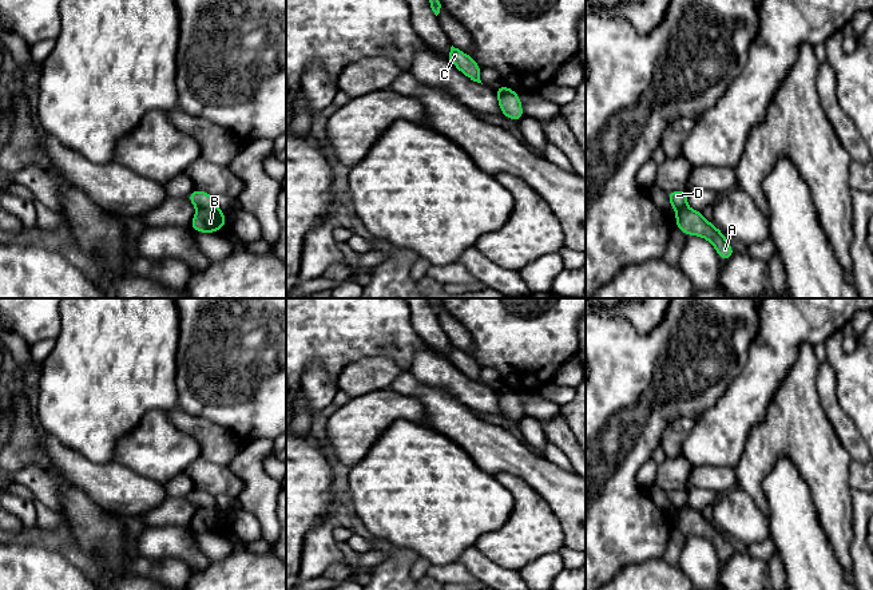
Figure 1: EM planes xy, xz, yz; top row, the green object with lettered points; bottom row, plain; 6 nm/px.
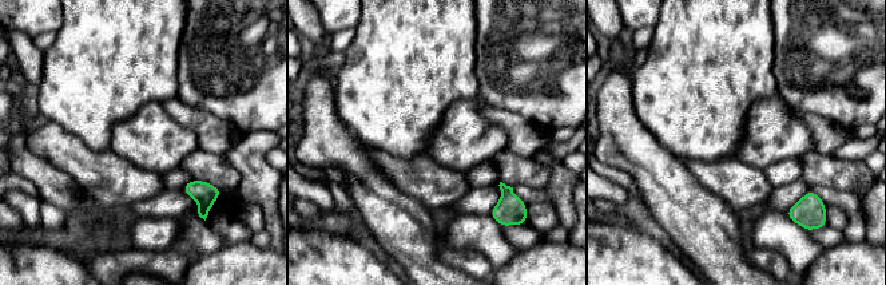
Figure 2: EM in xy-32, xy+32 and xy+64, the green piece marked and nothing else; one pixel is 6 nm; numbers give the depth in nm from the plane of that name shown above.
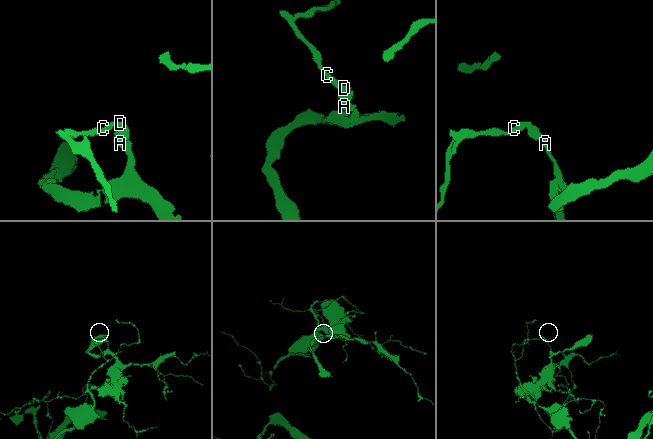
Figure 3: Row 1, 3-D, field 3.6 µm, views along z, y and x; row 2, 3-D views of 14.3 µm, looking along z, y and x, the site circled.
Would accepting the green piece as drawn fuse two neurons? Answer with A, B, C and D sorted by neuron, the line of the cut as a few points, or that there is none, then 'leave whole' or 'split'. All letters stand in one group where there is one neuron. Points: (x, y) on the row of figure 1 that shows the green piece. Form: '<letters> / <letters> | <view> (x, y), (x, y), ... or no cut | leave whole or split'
A B / C D | xy (215, 205), (198, 209) | split

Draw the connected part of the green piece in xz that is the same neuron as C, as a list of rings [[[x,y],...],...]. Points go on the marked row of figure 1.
[[[452,45],[449,52],[449,60],[468,79],[481,83],[480,74],[483,68],[477,64],[473,56],[467,55],[464,51],[460,51],[459,48],[455,48]]]

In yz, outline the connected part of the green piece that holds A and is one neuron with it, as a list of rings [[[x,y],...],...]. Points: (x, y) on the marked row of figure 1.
[[[683,207],[676,211],[675,223],[684,235],[698,235],[707,239],[715,248],[721,261],[730,260],[735,253],[725,234],[714,223],[710,223],[702,211]]]

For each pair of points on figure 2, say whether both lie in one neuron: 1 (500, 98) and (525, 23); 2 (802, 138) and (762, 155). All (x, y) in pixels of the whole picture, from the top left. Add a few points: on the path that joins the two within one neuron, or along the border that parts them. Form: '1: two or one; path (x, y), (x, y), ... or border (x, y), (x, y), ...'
1: one; path (500, 79), (500, 50), (508, 42)
2: one; path (793, 138), (779, 138), (771, 146)

